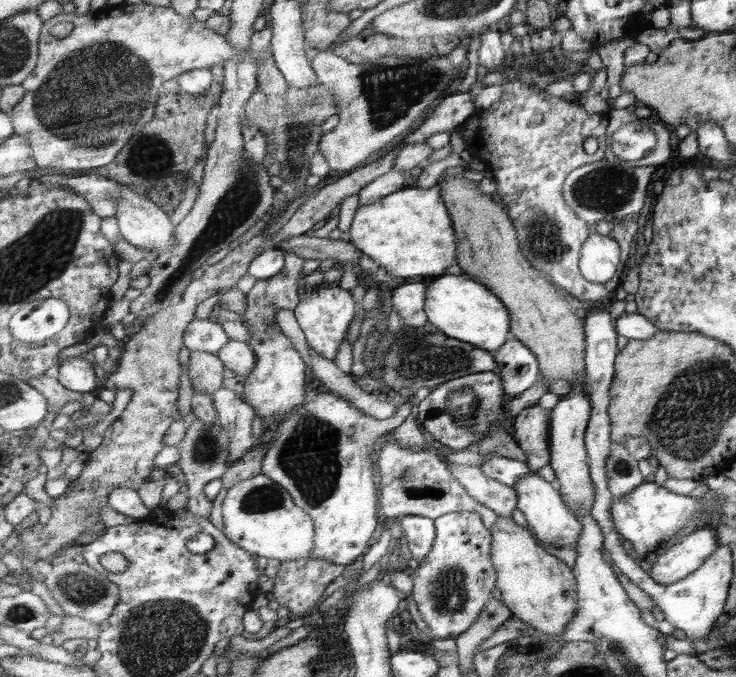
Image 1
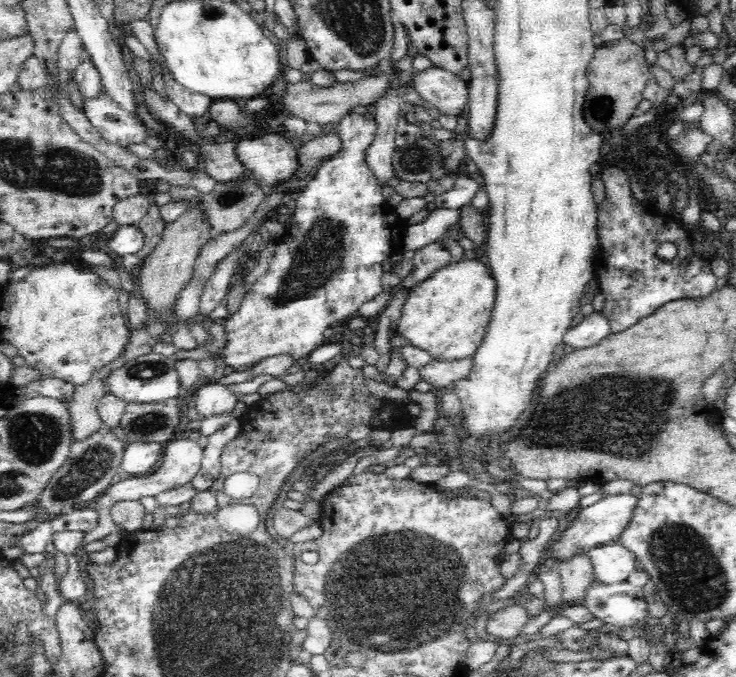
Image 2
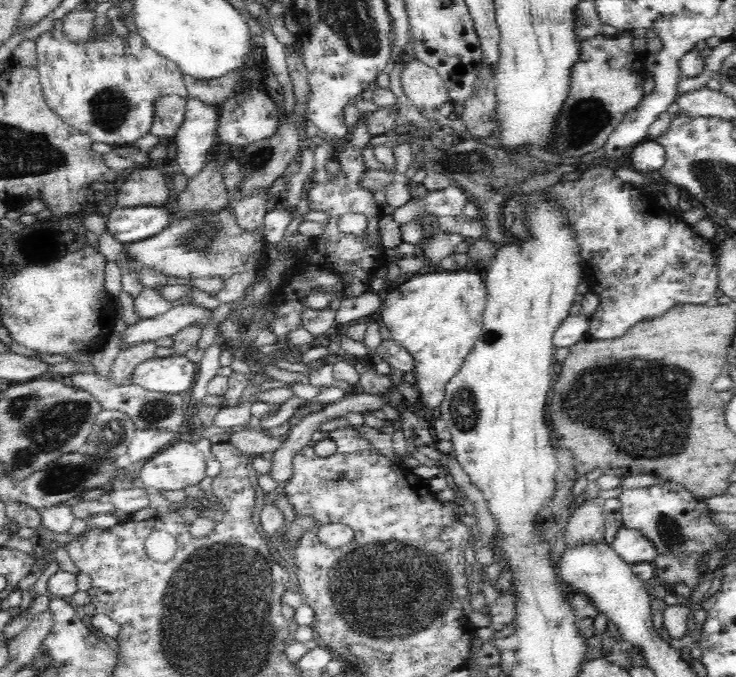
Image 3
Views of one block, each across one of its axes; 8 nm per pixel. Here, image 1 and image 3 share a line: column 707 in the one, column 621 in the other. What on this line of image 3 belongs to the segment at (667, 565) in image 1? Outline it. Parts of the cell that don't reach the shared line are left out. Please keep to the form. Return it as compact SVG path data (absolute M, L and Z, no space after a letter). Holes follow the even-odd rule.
M621 529L610 546L630 567L642 562L653 563L657 558L654 544L636 530Z

